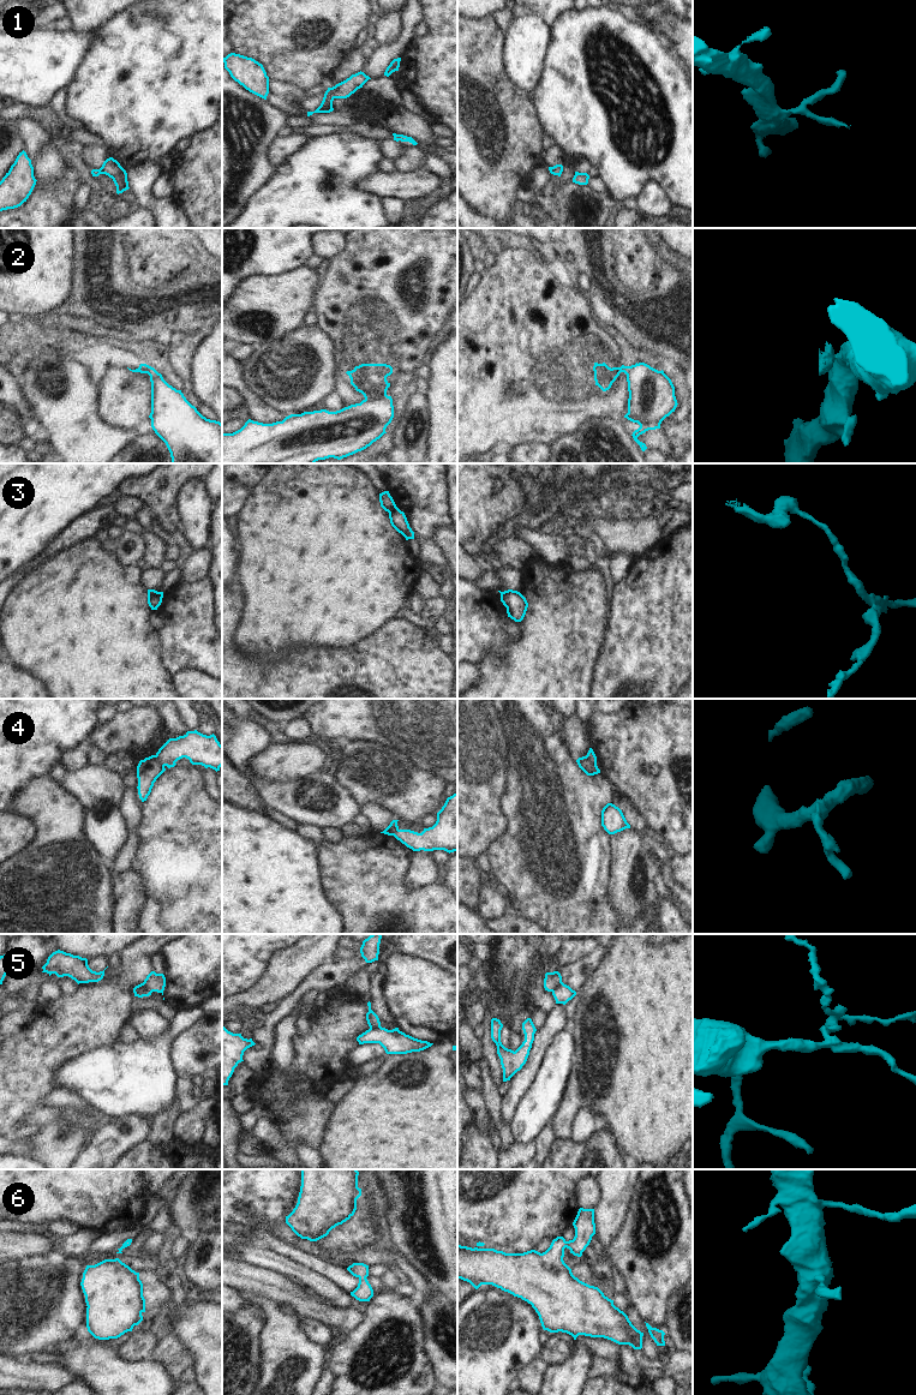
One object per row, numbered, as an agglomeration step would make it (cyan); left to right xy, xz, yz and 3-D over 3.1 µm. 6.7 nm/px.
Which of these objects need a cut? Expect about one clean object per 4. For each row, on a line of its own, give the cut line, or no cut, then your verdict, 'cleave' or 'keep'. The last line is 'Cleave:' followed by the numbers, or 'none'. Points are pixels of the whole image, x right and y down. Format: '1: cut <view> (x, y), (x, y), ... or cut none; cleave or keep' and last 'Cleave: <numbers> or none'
1: cut none; keep
2: cut xz (387, 395), (365, 399); cleave
3: cut xz (396, 507), (389, 513); cleave
4: cut xy (156, 754), (165, 765); cleave
5: cut xy (139, 985), (151, 992); cleave
6: cut none; keep
Cleave: 2, 3, 4, 5

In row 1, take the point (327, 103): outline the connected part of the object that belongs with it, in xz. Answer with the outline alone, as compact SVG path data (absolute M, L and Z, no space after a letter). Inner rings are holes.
M358 72L352 74L346 80L336 84L333 88L328 88L324 94L323 101L321 106L315 112L307 112L307 116L312 115L313 113L330 113L334 110L333 101L335 98L347 98L352 94L354 94L358 89L363 88L363 85L371 79L364 72Z

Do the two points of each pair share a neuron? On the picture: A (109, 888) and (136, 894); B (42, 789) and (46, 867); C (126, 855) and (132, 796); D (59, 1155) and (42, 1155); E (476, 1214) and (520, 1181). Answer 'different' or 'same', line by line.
A: different
B: same
C: same
D: same
E: same

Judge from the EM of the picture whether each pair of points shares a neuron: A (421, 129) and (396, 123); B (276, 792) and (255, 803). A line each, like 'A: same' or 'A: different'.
A: same
B: different

